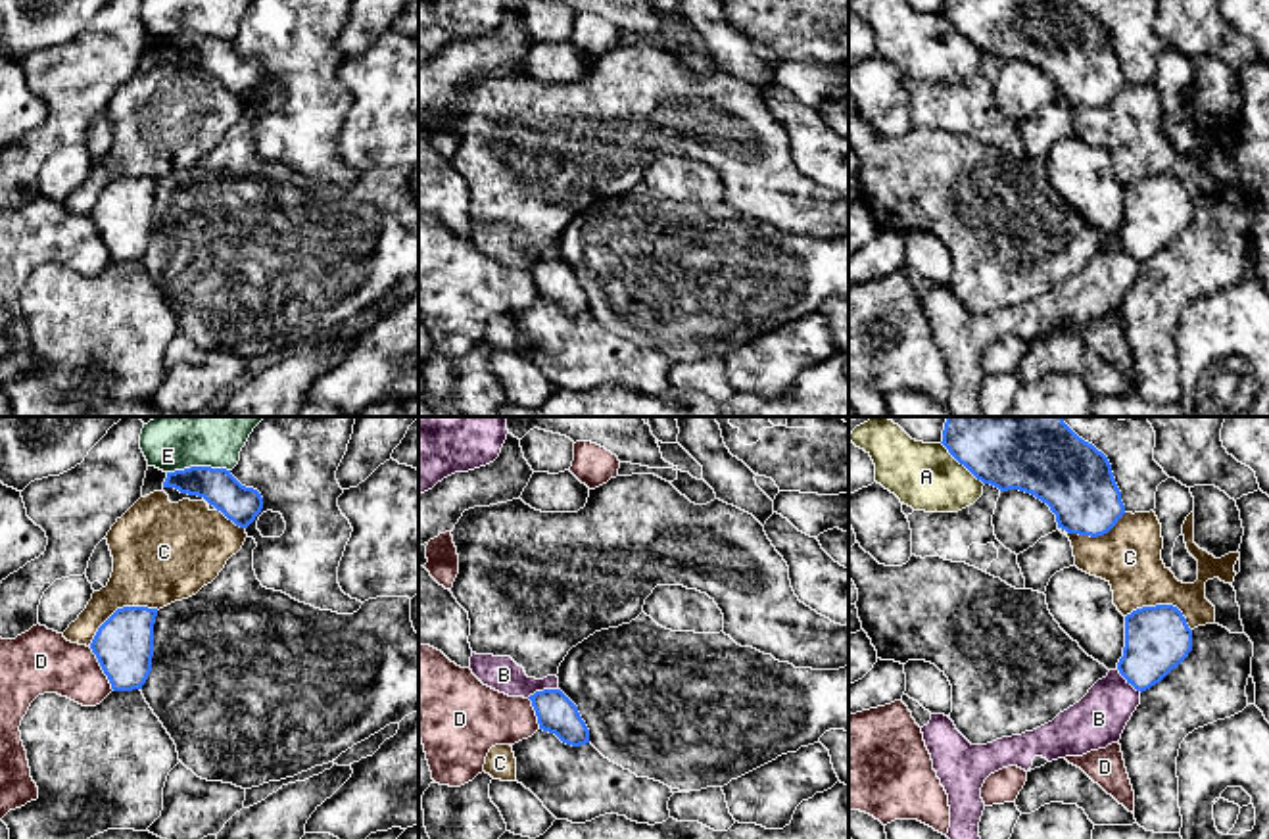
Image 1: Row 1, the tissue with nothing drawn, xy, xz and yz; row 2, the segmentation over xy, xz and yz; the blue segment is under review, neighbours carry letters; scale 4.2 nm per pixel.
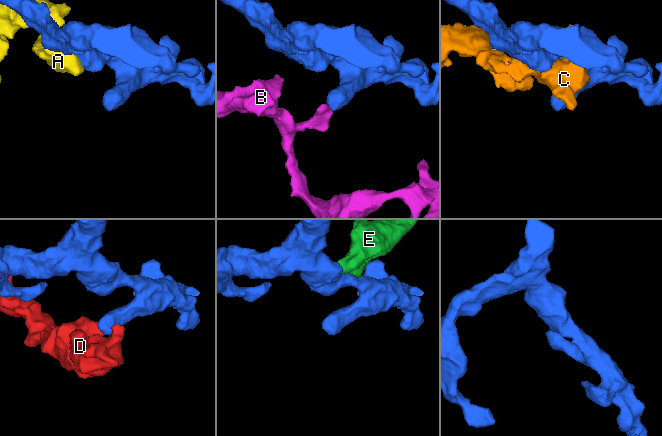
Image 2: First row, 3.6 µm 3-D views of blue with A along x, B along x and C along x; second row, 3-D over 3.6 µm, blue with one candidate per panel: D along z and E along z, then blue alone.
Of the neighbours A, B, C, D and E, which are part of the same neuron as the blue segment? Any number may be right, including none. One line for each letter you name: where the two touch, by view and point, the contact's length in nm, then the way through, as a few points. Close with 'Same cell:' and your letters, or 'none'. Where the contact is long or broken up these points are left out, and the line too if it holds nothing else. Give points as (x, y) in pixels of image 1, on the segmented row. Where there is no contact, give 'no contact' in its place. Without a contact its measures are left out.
Same cell: none

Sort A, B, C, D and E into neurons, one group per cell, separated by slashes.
A / B C / D / E

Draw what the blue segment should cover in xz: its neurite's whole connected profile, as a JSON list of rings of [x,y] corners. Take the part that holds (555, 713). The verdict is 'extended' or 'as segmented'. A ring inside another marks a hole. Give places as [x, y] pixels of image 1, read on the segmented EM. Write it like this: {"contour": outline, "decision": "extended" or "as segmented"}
{"contour": [[[543,689],[528,697],[539,730],[555,733],[563,743],[580,747],[589,743],[589,730],[578,707],[561,689]]], "decision": "as segmented"}

